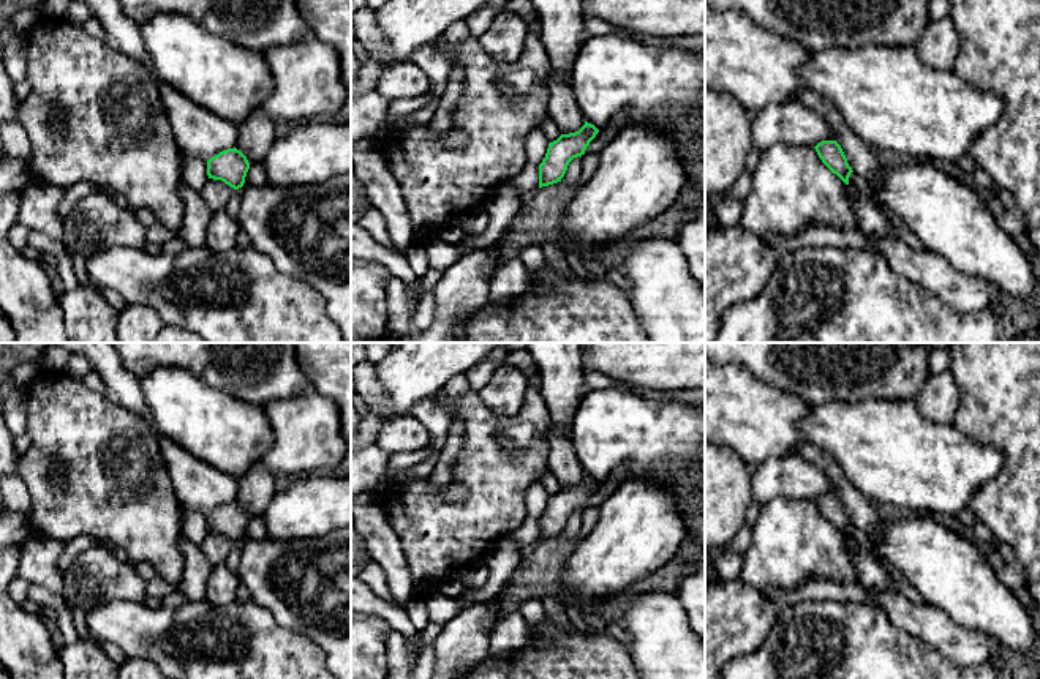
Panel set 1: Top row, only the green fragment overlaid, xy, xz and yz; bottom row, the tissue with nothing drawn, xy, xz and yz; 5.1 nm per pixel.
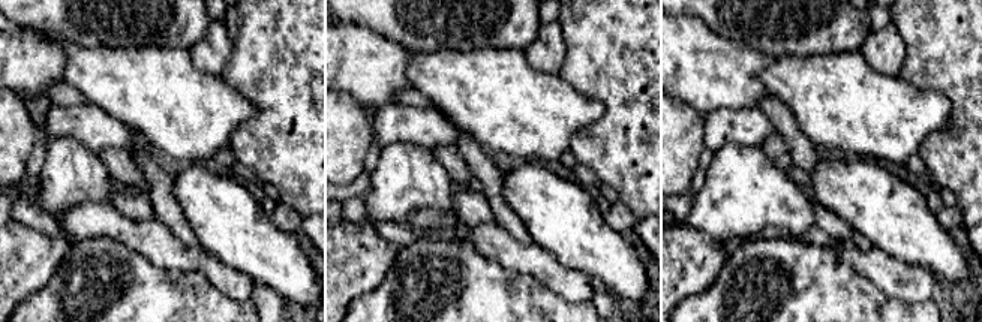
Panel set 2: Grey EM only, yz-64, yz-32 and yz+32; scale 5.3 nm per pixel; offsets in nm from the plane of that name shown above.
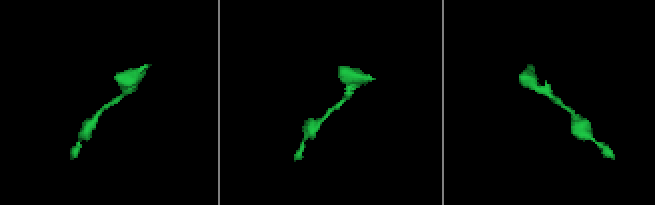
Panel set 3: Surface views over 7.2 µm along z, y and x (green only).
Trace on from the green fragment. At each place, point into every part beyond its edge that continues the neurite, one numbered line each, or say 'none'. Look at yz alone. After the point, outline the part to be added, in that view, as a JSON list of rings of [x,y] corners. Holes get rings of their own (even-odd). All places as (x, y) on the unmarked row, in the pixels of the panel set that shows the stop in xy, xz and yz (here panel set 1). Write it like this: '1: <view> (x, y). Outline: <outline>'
none

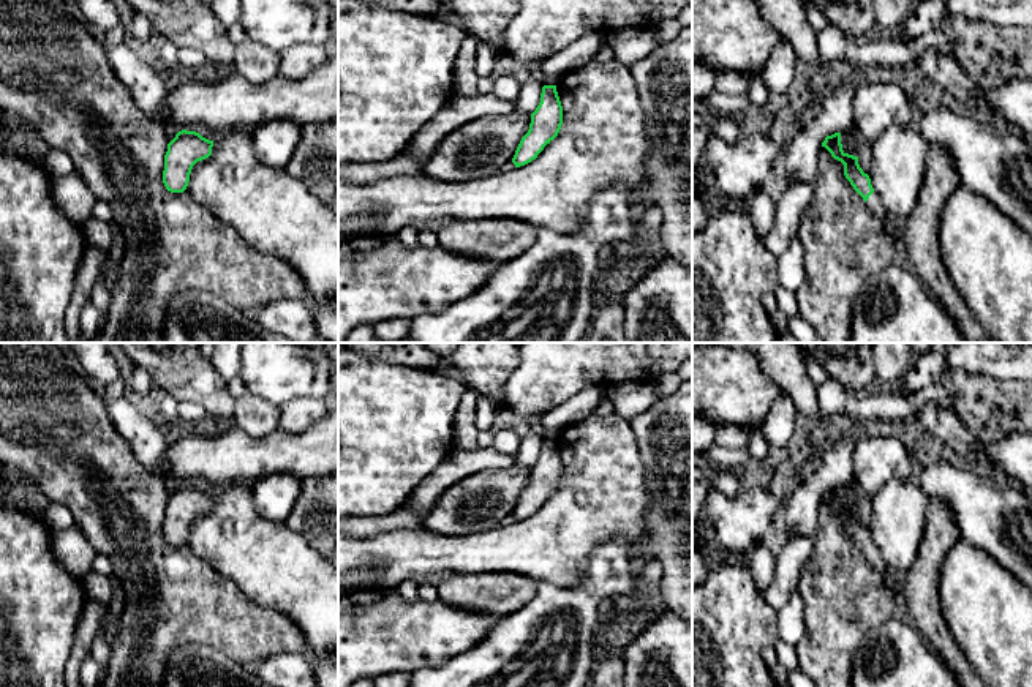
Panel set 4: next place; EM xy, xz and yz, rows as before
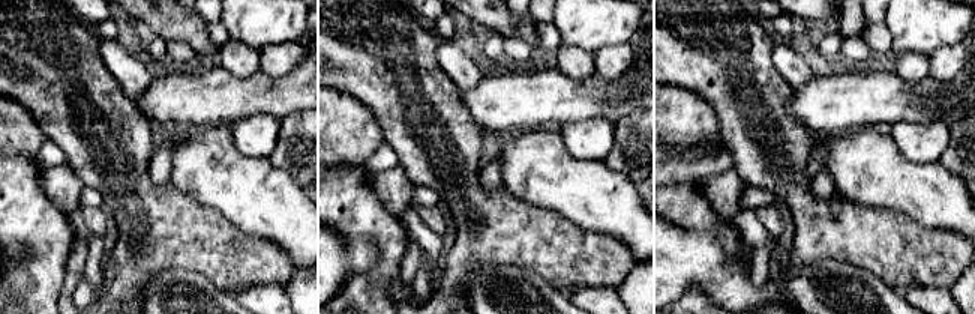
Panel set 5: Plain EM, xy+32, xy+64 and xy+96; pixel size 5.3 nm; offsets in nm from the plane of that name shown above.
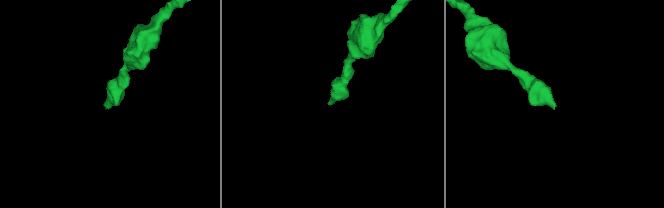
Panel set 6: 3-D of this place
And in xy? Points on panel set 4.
1: xy (204, 485). Outline: [[[186,479],[183,480],[183,483],[186,485],[196,485],[199,486],[202,491],[209,493],[209,494],[215,494],[218,490],[228,486],[228,483],[209,483],[207,480],[194,480],[194,479]]]

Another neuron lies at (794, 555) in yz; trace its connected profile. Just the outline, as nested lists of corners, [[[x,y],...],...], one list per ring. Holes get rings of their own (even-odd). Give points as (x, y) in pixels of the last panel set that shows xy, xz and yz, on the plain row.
[[[797,537],[785,542],[776,554],[774,576],[768,588],[759,589],[763,600],[774,610],[781,610],[797,591],[798,575],[814,550],[814,537]]]

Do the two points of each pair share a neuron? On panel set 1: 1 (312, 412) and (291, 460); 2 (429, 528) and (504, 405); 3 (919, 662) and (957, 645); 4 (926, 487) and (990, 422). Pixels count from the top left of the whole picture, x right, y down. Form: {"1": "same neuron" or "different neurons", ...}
{"1": "same neuron", "2": "different neurons", "3": "different neurons", "4": "different neurons"}

